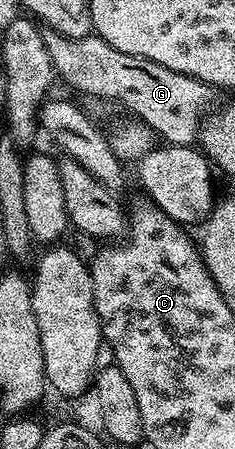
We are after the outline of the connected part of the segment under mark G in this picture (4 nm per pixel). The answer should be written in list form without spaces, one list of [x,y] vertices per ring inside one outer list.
[[[46,30],[42,36],[55,73],[68,87],[127,108],[135,121],[146,125],[155,137],[163,136],[166,144],[190,146],[197,141],[198,129],[211,111],[210,103],[216,95],[211,85],[176,70],[168,70],[168,66],[160,66],[160,62],[136,54],[124,54],[124,50],[108,46],[108,42],[93,34],[68,38]]]

